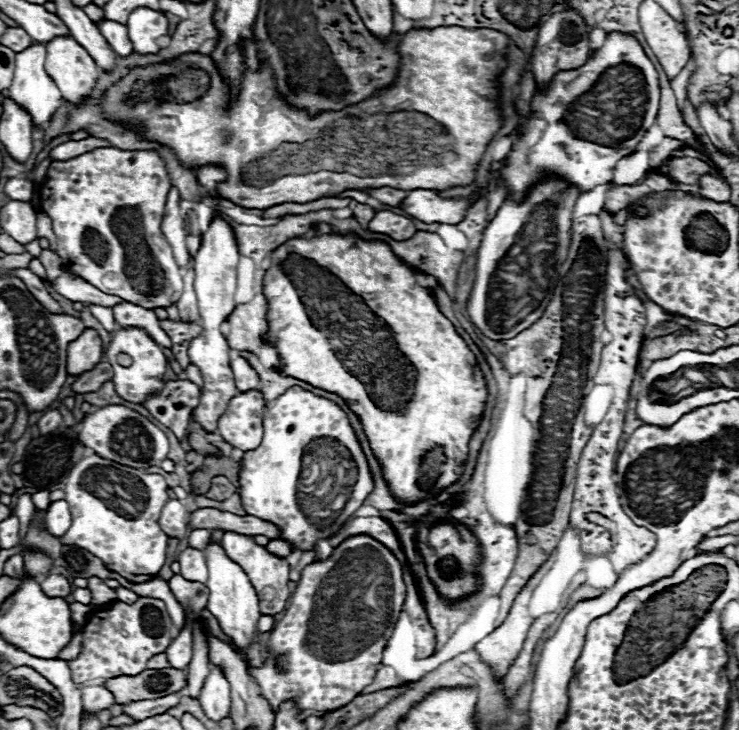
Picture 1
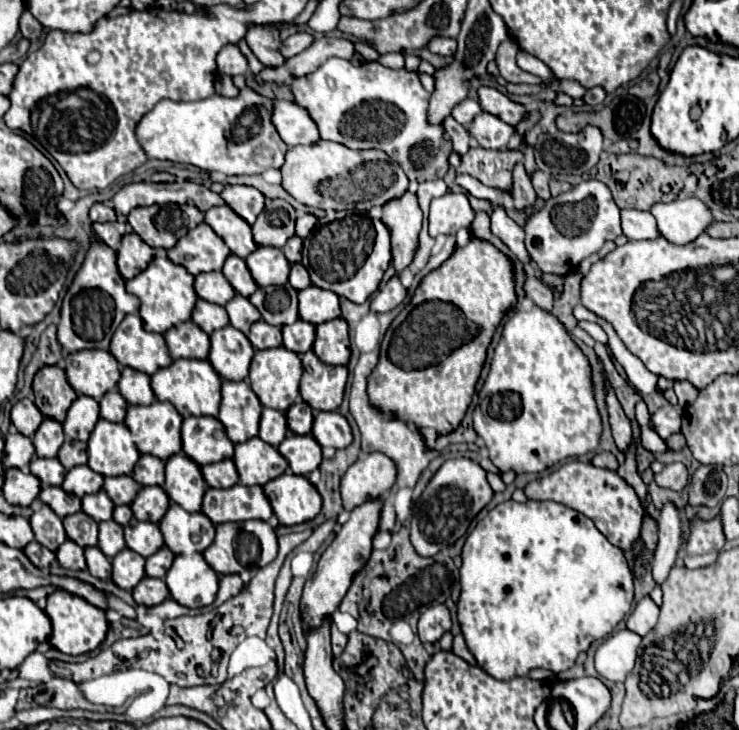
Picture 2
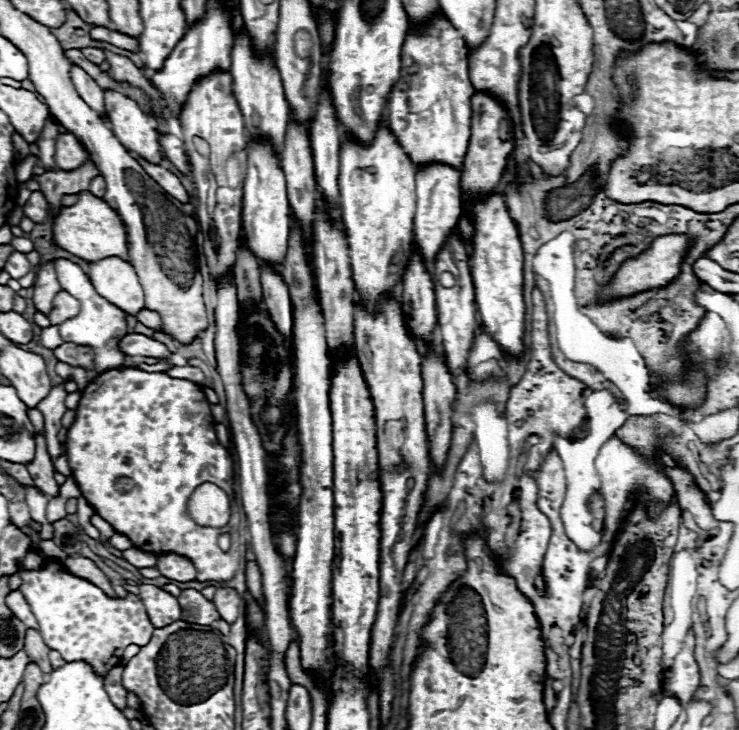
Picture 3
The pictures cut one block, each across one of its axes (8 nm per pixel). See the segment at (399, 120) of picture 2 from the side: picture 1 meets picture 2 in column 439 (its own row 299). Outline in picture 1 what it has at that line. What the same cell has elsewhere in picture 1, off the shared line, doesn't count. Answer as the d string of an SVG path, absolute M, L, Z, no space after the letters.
M110 146L96 148L70 160L52 160L44 182L40 184L40 208L50 216L58 238L58 256L74 276L82 276L82 280L106 294L156 310L176 304L182 294L182 270L160 230L168 190L170 176L158 150L120 150Z

